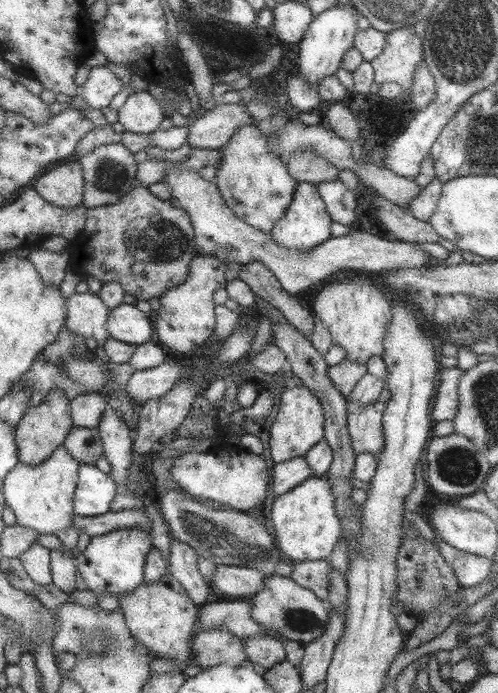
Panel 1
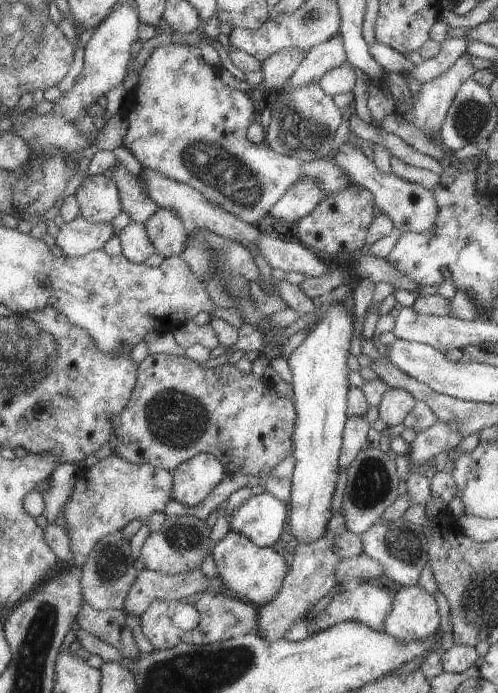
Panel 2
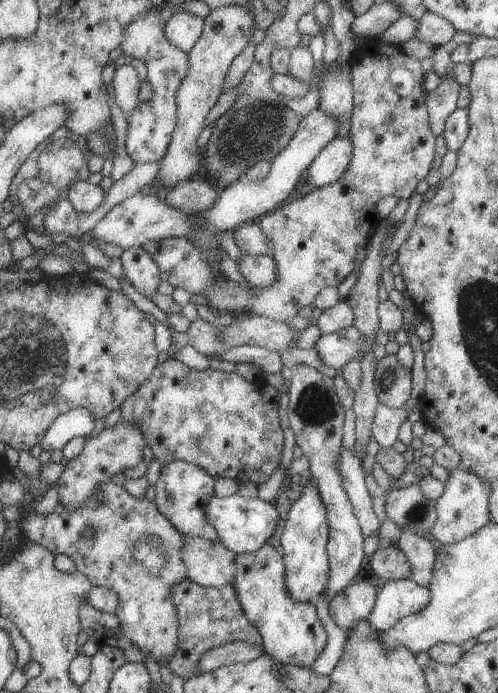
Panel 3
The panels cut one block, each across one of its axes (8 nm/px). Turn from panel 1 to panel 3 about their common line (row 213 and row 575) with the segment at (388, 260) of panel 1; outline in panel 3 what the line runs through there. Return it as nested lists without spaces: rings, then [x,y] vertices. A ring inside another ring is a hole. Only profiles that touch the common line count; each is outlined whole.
[[[183,537],[182,560],[187,568],[186,578],[201,587],[223,588],[233,584],[235,570],[235,553],[224,548],[221,541],[211,542],[205,538]]]

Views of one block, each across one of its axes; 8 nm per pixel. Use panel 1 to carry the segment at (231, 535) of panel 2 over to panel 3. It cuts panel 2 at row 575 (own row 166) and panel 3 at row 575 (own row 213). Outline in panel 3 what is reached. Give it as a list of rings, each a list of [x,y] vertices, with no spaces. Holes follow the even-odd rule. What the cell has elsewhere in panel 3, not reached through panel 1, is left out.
[[[262,544],[255,552],[235,555],[233,584],[242,610],[262,637],[263,653],[283,665],[311,668],[327,642],[327,634],[315,615],[313,602],[295,602],[287,594],[283,580],[285,565],[273,546]]]

